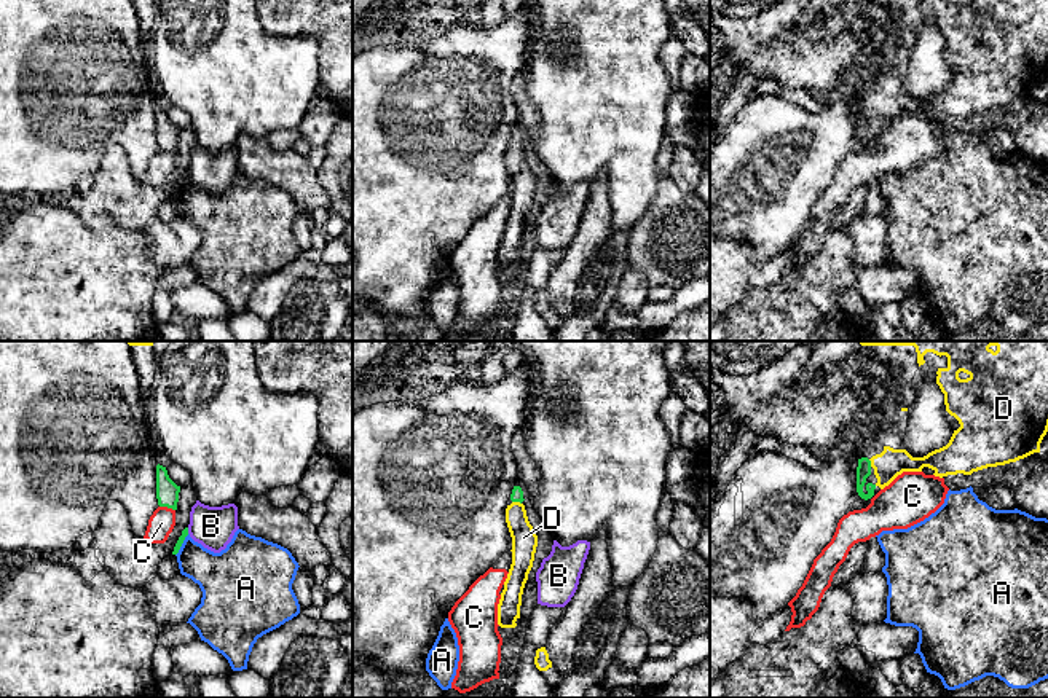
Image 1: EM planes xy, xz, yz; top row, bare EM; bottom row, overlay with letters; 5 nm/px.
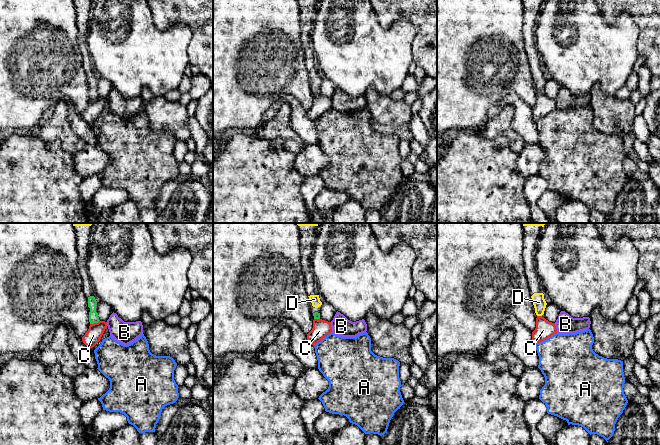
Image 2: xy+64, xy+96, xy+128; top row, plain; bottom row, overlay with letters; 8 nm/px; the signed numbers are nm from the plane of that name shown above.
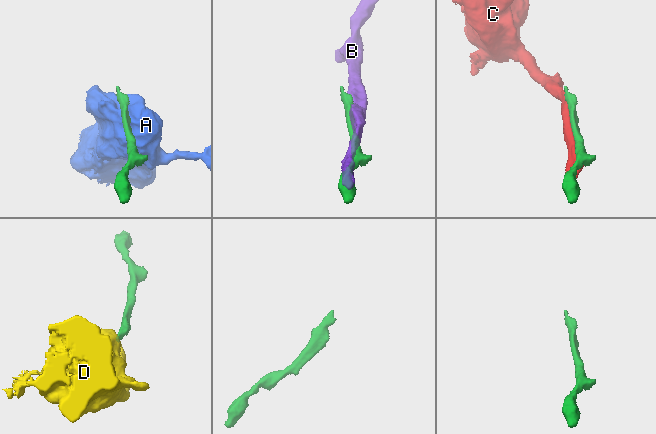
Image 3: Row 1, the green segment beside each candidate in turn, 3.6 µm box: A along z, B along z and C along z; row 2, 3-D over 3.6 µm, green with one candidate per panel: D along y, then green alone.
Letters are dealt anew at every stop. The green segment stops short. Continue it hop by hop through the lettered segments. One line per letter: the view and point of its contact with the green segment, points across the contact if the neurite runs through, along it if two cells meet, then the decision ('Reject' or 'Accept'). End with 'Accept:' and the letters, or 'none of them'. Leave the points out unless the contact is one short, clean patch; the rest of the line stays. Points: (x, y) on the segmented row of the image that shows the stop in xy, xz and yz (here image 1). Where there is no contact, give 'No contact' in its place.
A: Touches green at xy (181, 545). Boundary: xy (189, 534), (176, 555). Reject
B: Touches green at xy (187, 531). Reject
C: Touches green at xy (168, 507). Reject
D: Touches green at xz (517, 501). Accept
Accept: D

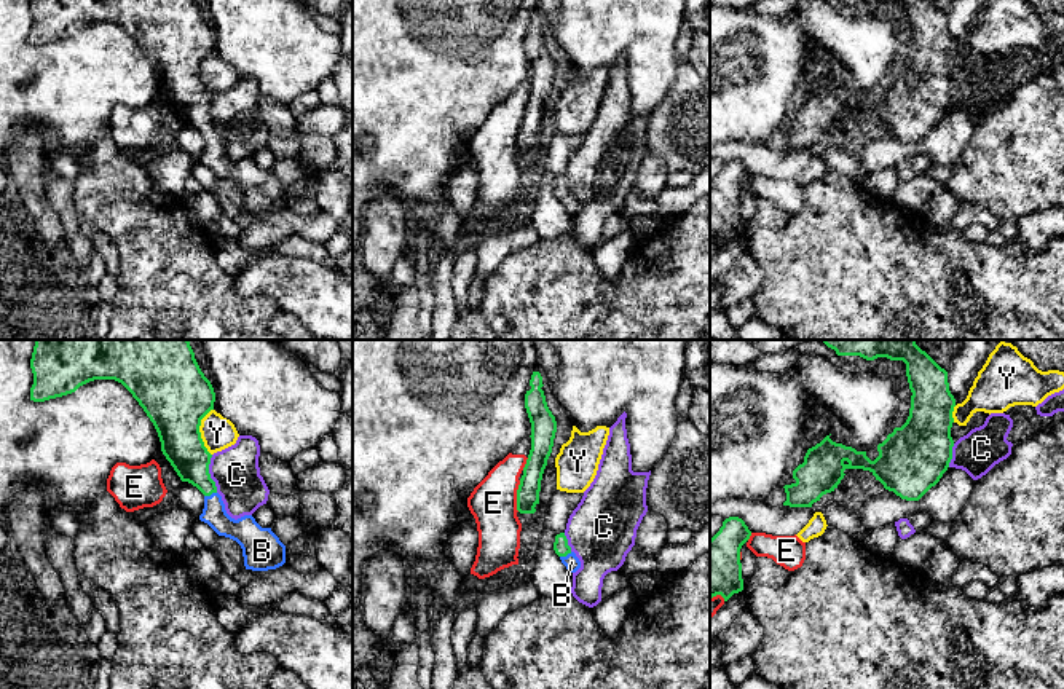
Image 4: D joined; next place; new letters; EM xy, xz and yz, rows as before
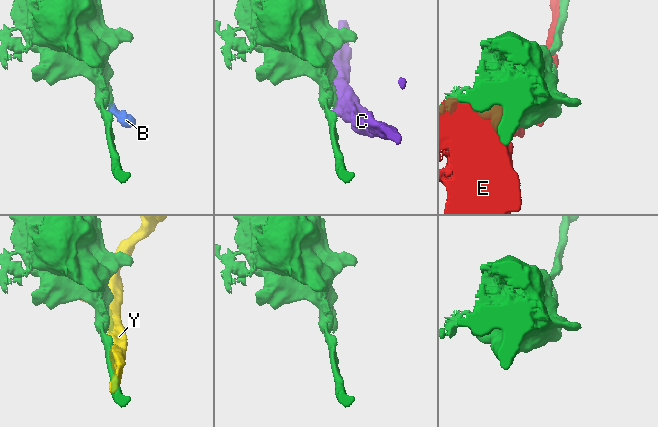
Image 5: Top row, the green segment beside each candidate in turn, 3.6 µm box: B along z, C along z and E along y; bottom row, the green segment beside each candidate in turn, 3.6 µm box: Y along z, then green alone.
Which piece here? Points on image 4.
B: Touches green at xy (209, 495). Path across: xy (185, 452), (209, 495), (214, 511), (244, 530). Accept
C: Touches green at xy (209, 474). Boundary: xy (211, 455), (209, 477), (217, 492). Reject
E: Touches green at xz (517, 496). Reject
Y: Touches green at xy (200, 433). Reject
Accept: B

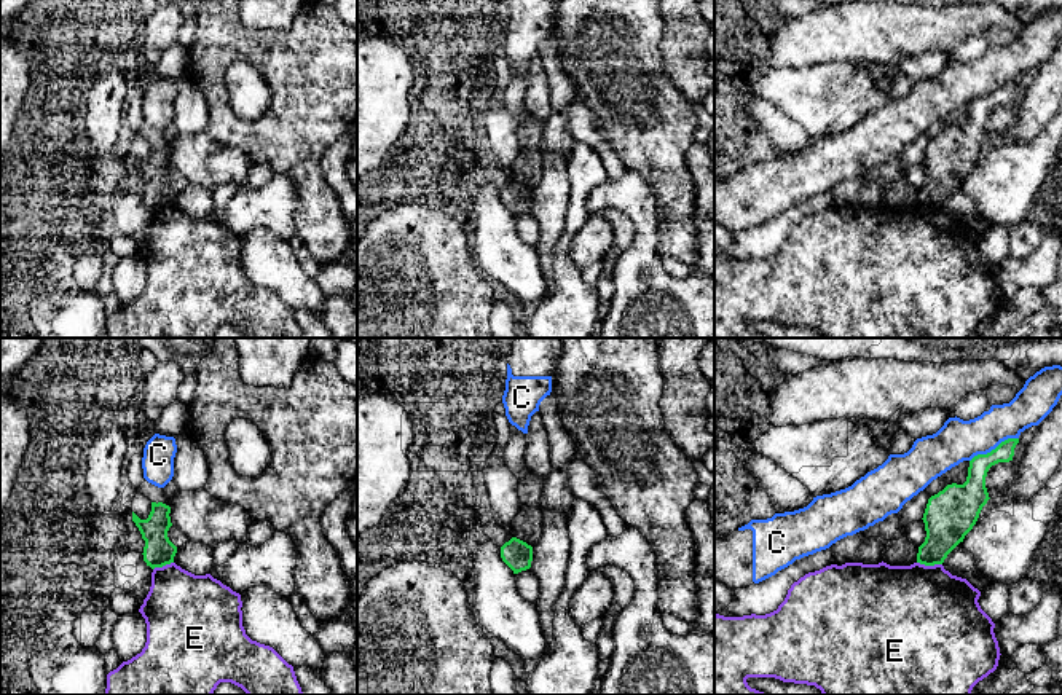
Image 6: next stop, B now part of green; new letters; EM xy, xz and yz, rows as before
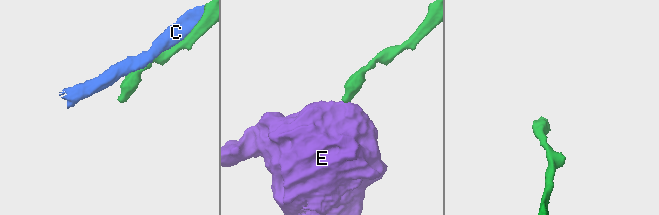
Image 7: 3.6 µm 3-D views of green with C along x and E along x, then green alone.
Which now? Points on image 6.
C: Touches green at yz (995, 448). Reject
E: Touches green at yz (930, 565). Boundary: yz (917, 561), (941, 565). Reject
Accept: none of them

